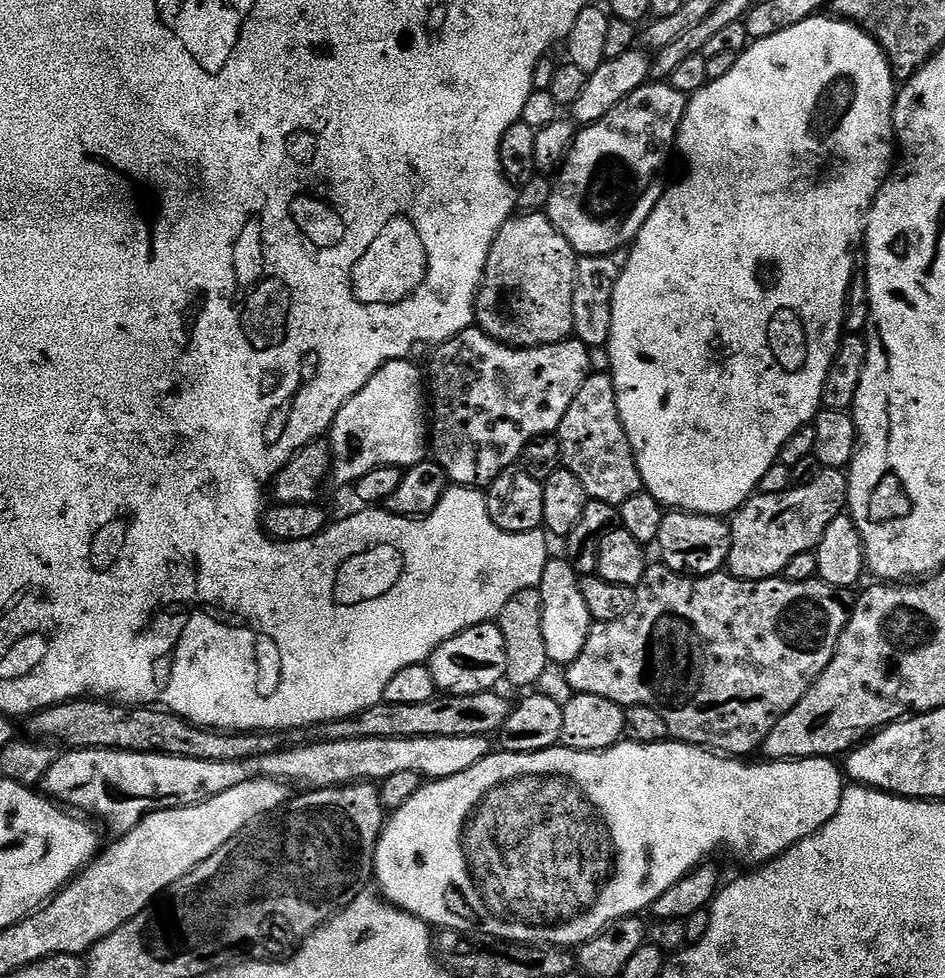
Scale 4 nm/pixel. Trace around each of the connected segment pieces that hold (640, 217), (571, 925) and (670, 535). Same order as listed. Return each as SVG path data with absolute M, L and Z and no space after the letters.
M649 82L641 86L638 90L634 90L628 97L622 102L618 102L618 106L614 106L614 110L610 110L610 114L606 114L606 118L602 118L598 122L594 122L593 124L581 127L579 131L576 133L575 140L571 144L570 149L567 151L566 159L563 161L562 167L559 169L558 174L560 174L560 181L557 179L555 181L552 197L550 198L550 202L548 203L548 207L546 209L546 214L551 218L553 226L558 229L562 235L564 235L569 242L572 244L572 248L576 253L580 256L601 256L602 254L610 254L614 250L618 250L619 248L628 248L629 245L635 241L636 235L640 233L642 230L642 226L646 222L646 218L650 218L650 214L654 210L654 206L658 206L658 202L660 201L660 197L664 195L666 189L669 187L670 179L668 180L668 163L672 160L672 152L674 156L674 149L678 144L678 137L680 134L680 124L684 121L684 115L686 114L686 110L688 109L688 101L689 97L685 95L683 92L679 92L678 90L674 90L671 86L671 83L668 82Z
M621 742L615 744L613 748L607 748L601 752L579 752L578 750L570 750L563 746L547 748L541 752L531 752L530 754L496 750L486 758L482 758L482 762L470 766L470 770L462 770L462 774L454 774L454 778L421 783L418 794L414 794L414 798L410 798L410 802L406 802L406 806L402 806L397 812L391 813L391 815L387 817L385 826L383 830L380 831L380 841L376 844L374 884L380 887L380 889L378 889L379 895L383 897L387 903L393 904L395 908L400 908L404 912L408 912L411 916L416 916L418 919L426 921L428 925L435 926L440 930L475 934L485 938L491 938L496 942L515 942L529 946L551 946L554 948L576 950L579 949L580 945L593 940L606 926L610 926L610 922L614 922L618 918L626 918L627 916L640 916L641 913L643 913L643 908L644 911L651 909L652 903L658 898L662 898L662 894L666 894L666 890L670 890L670 886L674 886L679 880L691 874L695 868L705 863L705 861L711 857L708 855L710 855L715 848L729 848L742 863L752 864L748 866L769 864L771 860L778 858L786 850L790 850L795 844L805 840L807 836L813 836L819 828L826 826L826 822L830 822L830 818L834 818L834 814L838 814L840 803L842 802L842 794L846 787L846 776L842 771L841 765L840 768L836 765L839 763L837 763L835 759L815 756L812 760L768 760L767 762L763 762L764 764L748 763L752 762L744 758L733 758L727 754L717 754L715 751L701 748L699 744L682 744L679 742L665 742L662 744Z
M665 511L662 527L658 529L655 547L660 547L659 559L670 570L684 576L712 576L728 563L732 525L718 516L703 516L697 512Z

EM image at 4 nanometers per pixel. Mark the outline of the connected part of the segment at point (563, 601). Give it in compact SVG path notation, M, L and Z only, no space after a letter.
M549 559L546 570L542 570L540 583L542 598L542 638L546 638L546 654L553 665L567 666L582 654L582 646L586 646L586 638L593 626L590 610L586 610L586 601L582 598L580 577L576 575L567 559Z

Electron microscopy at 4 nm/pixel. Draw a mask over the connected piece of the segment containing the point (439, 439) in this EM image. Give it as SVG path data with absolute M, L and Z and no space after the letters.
M473 326L435 349L432 365L426 368L430 389L430 452L453 485L487 489L508 468L519 461L526 442L536 436L555 433L574 394L593 371L590 349L575 338L537 348L513 348L499 344Z

